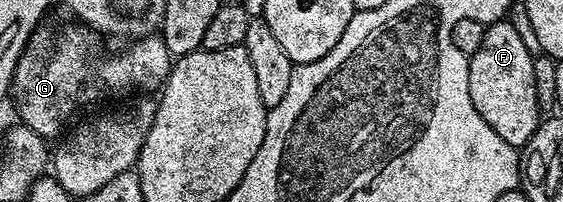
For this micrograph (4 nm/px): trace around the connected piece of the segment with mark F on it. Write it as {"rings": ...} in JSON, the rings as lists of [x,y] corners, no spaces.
{"rings":[[[507,19],[492,22],[486,28],[479,51],[469,58],[469,90],[475,111],[483,115],[495,135],[518,147],[528,143],[543,120],[543,110],[535,95],[533,59],[534,54],[527,51],[519,31]]]}

